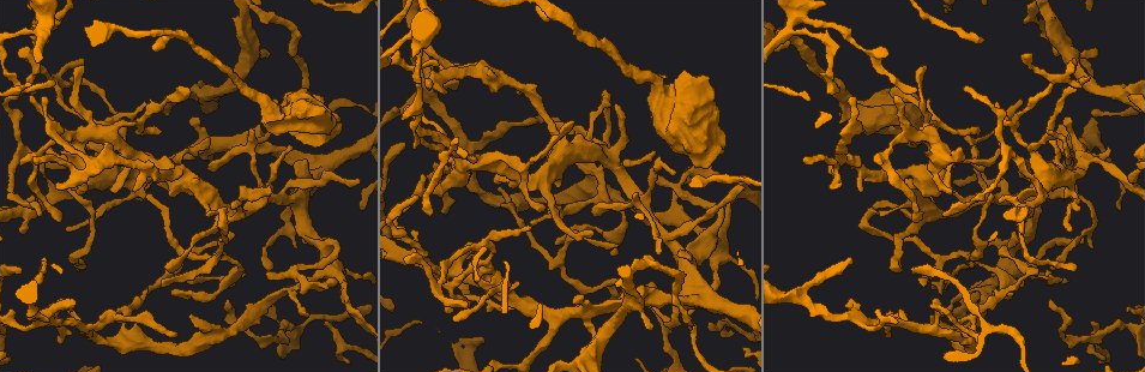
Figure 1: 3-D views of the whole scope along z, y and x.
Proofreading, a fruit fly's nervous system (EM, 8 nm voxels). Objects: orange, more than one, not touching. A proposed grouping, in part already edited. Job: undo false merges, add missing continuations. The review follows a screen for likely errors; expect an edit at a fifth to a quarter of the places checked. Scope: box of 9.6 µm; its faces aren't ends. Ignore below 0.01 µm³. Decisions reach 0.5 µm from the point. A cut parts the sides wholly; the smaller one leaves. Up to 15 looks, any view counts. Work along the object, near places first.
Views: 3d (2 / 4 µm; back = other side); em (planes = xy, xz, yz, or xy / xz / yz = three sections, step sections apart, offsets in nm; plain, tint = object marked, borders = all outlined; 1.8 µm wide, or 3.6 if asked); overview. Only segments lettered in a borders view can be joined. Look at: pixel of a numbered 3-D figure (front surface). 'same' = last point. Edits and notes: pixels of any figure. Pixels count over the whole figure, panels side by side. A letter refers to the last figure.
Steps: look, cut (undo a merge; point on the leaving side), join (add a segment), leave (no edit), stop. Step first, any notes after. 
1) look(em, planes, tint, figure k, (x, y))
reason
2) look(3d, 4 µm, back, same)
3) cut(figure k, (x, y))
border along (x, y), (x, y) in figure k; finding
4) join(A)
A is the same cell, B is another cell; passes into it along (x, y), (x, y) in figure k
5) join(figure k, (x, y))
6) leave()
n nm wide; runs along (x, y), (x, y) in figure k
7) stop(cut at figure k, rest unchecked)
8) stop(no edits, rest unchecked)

look(em, 3.6 µm, xz, step 8, tint, figure 1, (517, 204))
three arms meet

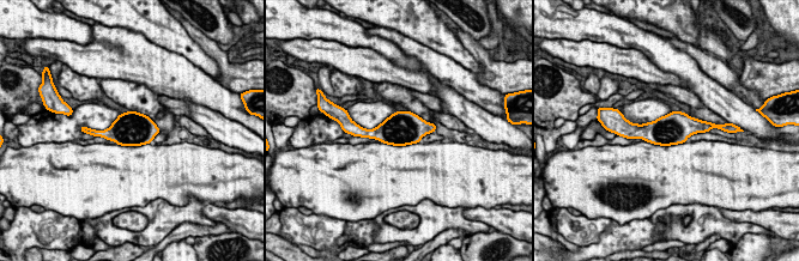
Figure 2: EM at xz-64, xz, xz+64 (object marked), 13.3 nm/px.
look(em, 3.6 µm, planes, borders, same)
cut it another way

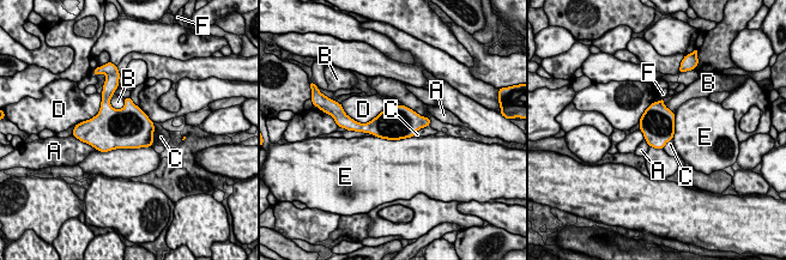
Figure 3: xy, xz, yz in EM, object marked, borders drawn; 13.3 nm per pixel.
leave()
460 nm wide; A, B, C, D, E and F are other cells; border along (375, 135), (382, 139), (412, 137) in figure 3; continuous, no second neuron

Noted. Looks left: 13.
look(3d, 2 µm, figure 1, (1014, 231))
branch stops here

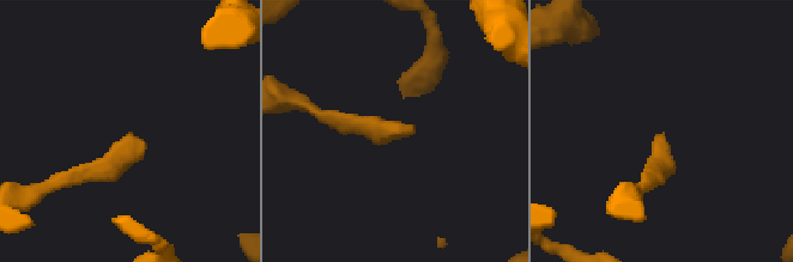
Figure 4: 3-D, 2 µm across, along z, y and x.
look(em, planes, borders, figure 4, (407, 124))

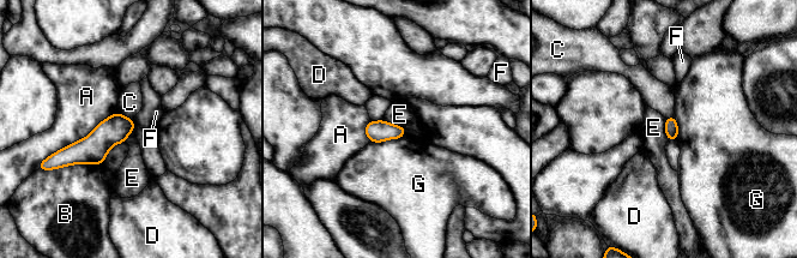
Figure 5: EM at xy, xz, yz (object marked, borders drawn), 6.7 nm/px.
leave()
A, B, C, D, E, F and G are other cells; runs along (131, 124), (90, 150), (62, 154) in figure 5; none of them fits

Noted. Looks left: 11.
look(3d, 2 µm, figure 1, (1052, 301))
free end

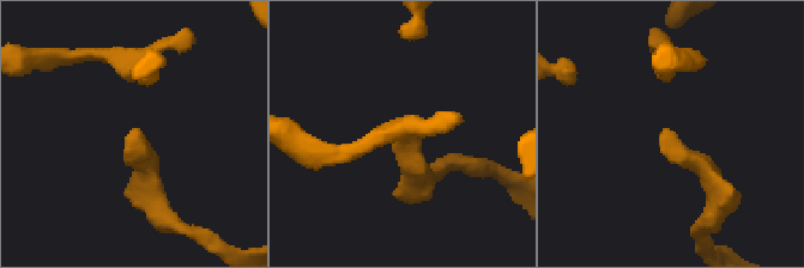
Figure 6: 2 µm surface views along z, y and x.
look(em, planes, borders, figure 6, (133, 129))

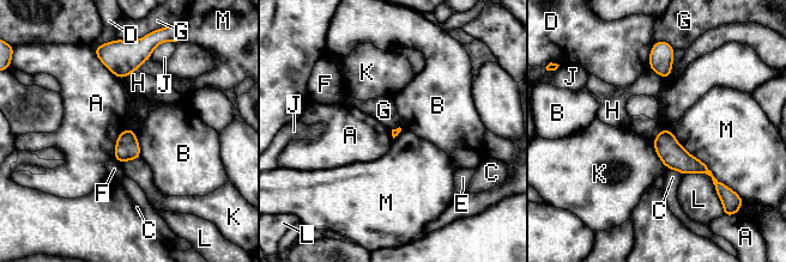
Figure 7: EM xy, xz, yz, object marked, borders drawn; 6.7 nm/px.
leave()
A, B, C, D, E, F, G, H, J, K, L and M are other cells; border along (661, 129), (652, 140) in figure 7; no lettered segment goes on from it

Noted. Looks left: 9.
look(em, 3.6 µm, yz, step 4, tint, figure 1, (567, 154))
a fork

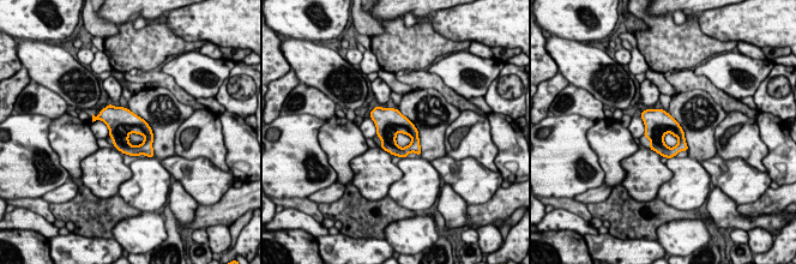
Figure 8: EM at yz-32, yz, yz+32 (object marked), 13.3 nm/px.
look(em, 3.6 µm, xy, step 16, tint, same)
another direction

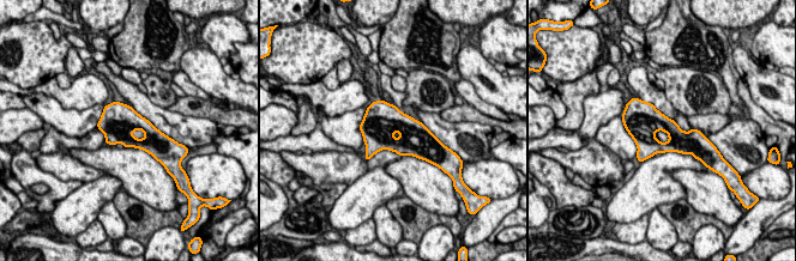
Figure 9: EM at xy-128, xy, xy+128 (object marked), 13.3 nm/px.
look(em, 3.6 µm, xy, step 16, borders, same)

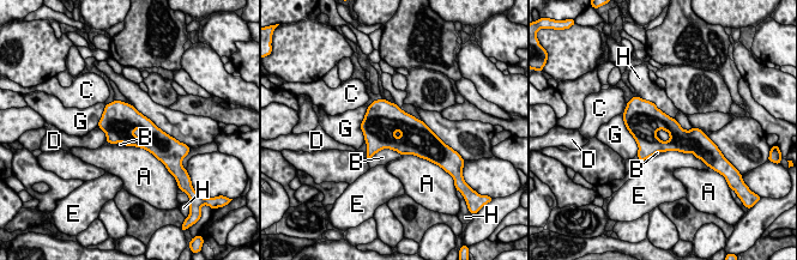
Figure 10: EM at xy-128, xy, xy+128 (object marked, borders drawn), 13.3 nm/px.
leave()
A, B, C, D, E, G and H are other cells; border along (639, 97), (651, 101), (675, 120) in figure 10; one neuron here

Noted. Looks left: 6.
look(em, planes, borders, figure 1, (83, 135))
sudden change in width

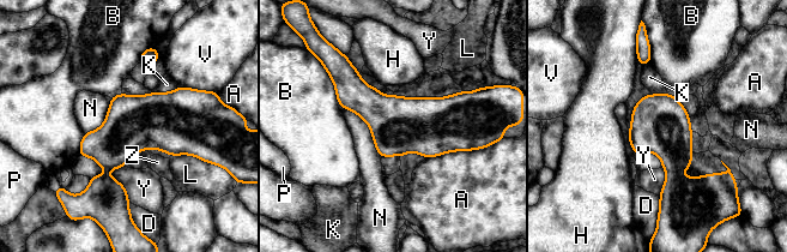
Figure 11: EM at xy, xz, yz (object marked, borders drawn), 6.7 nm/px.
leave()
A, B, D, H, K, L, N, P, V, Y and Z are other cells; border along (341, 107), (368, 125), (381, 157) in figure 11; one neuron here

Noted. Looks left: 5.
look(3d, 2 µm, figure 1, (172, 34))

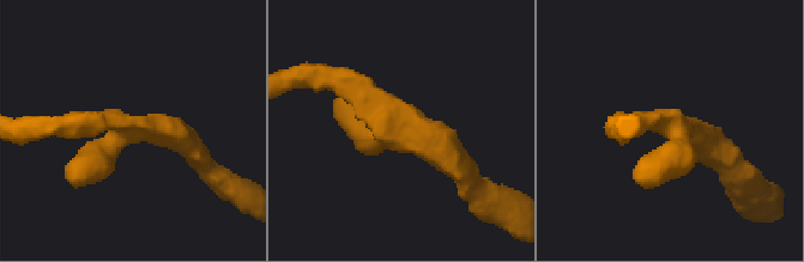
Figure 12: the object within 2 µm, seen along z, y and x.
look(em, xz, step 16, borders, figure 12, (396, 135))
need the tissue

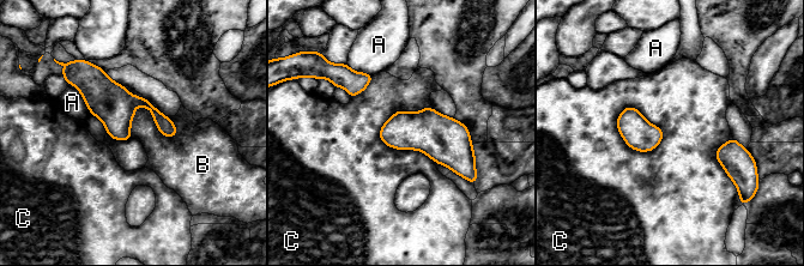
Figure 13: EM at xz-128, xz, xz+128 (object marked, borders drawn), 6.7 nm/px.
leave()
A, B and C are other cells; border along (379, 128), (387, 145), (435, 162) in figure 13; continuous, no second neuron

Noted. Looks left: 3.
stop(no edits, rest unchecked)

